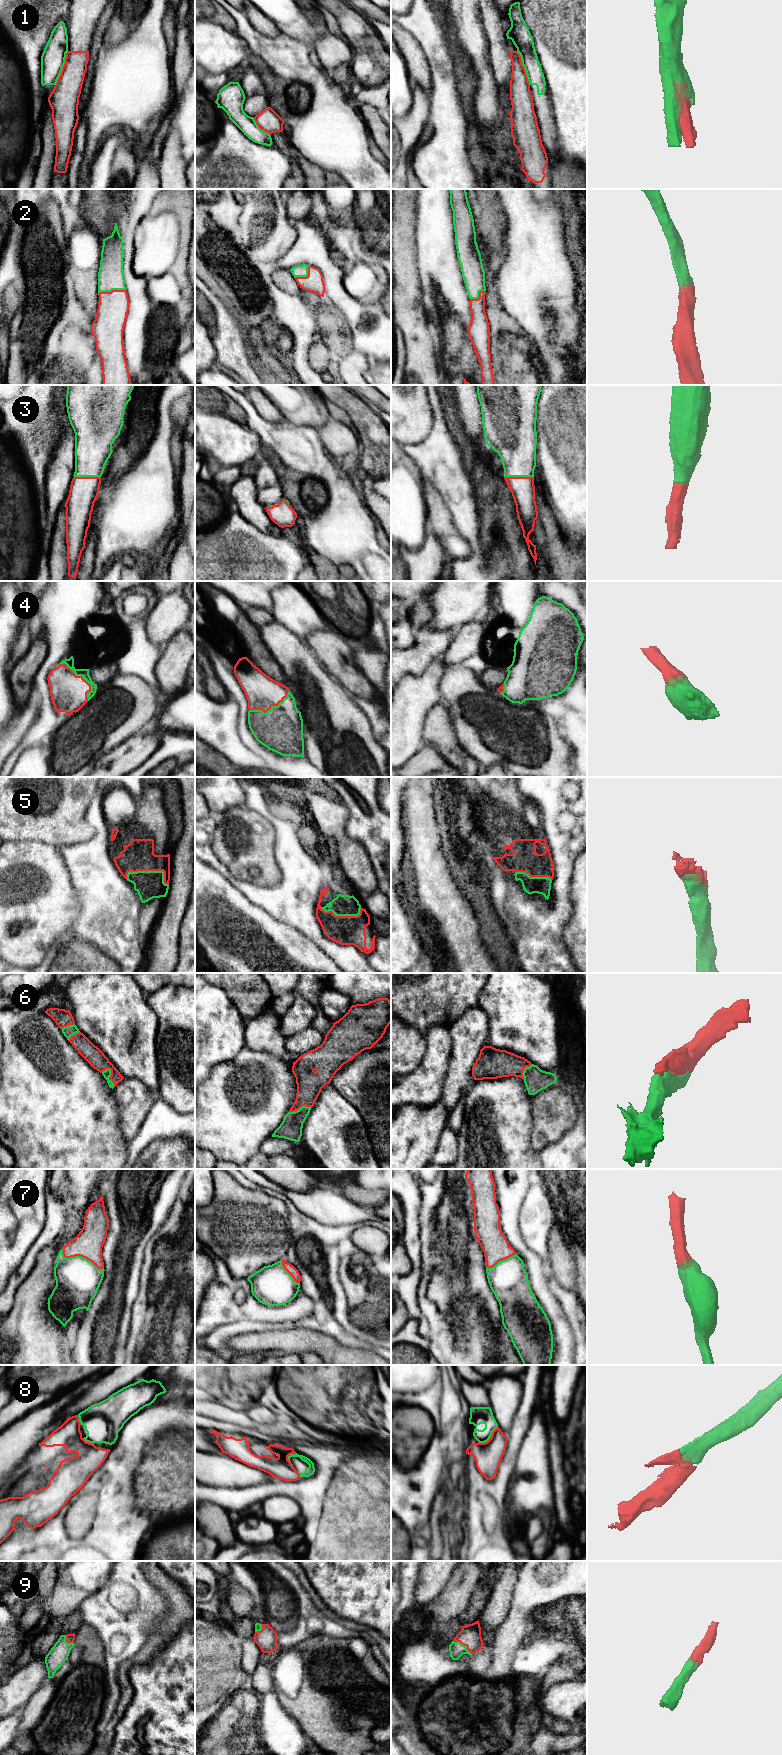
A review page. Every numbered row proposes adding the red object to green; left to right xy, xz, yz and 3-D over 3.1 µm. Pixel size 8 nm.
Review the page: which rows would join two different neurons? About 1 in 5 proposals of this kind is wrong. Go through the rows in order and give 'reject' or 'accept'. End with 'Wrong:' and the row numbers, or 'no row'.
1: reject
2: accept
3: accept
4: accept
5: accept
6: accept
7: accept
8: accept
9: accept
Wrong: 1

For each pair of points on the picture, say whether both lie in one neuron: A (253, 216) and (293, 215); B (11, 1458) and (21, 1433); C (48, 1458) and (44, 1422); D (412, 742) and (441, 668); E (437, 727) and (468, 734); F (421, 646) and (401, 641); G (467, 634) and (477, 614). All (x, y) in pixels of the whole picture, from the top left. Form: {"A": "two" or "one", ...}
{"A": "two", "B": "one", "C": "two", "D": "one", "E": "two", "F": "two", "G": "two"}

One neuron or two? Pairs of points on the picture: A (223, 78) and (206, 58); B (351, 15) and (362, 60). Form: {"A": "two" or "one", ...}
{"A": "two", "B": "one"}

